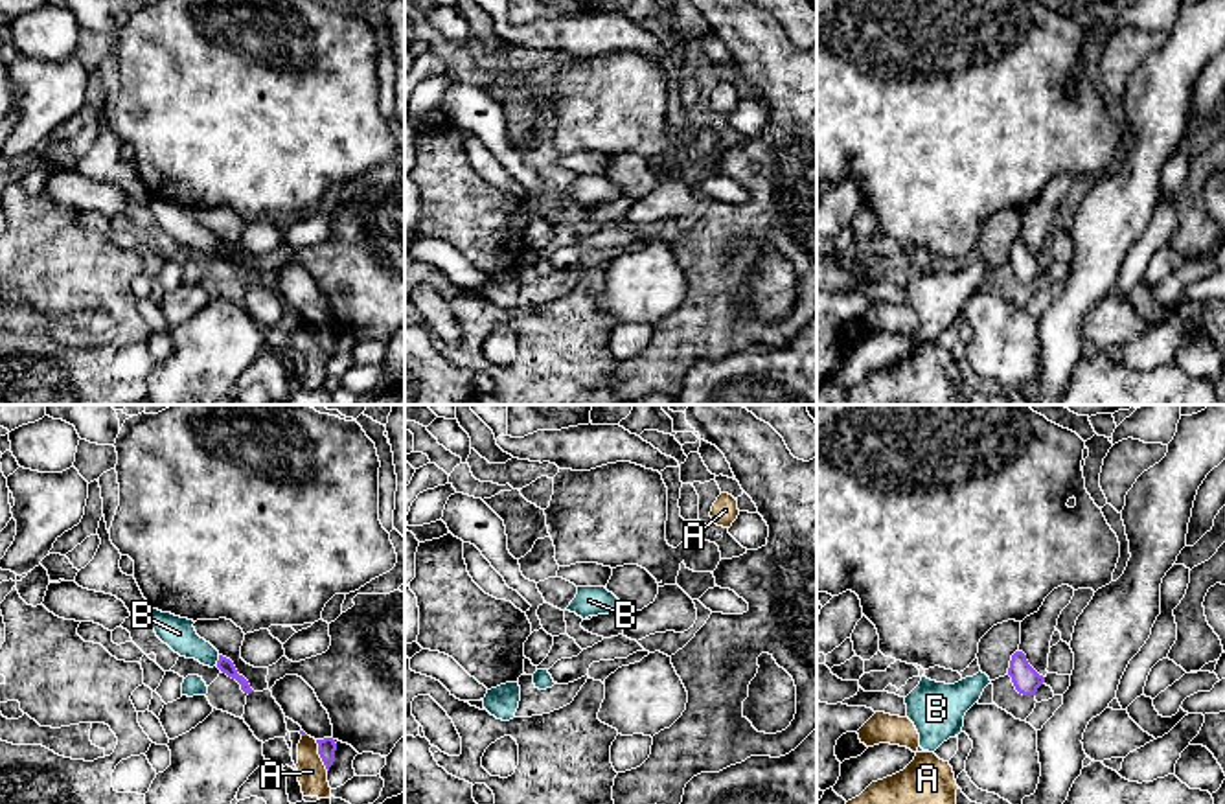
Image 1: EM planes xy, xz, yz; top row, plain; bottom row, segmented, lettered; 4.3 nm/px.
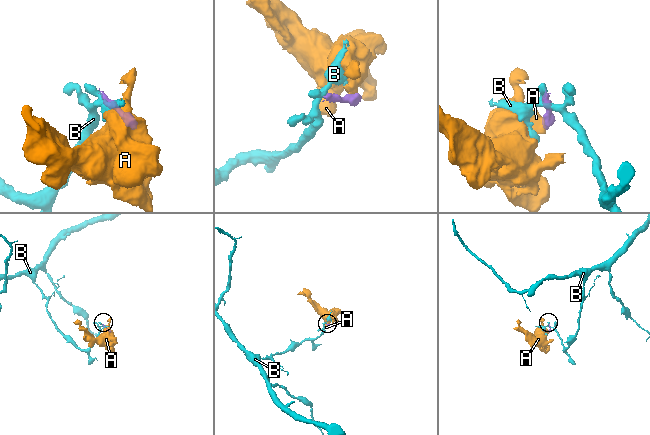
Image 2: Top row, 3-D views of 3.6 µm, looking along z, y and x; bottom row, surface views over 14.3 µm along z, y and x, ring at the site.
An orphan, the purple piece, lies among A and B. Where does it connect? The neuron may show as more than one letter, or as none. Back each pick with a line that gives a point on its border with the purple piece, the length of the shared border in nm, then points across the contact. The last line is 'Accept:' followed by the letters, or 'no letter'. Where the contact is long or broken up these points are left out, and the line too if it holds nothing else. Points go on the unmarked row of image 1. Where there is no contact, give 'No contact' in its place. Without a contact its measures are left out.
Accept: no letter

